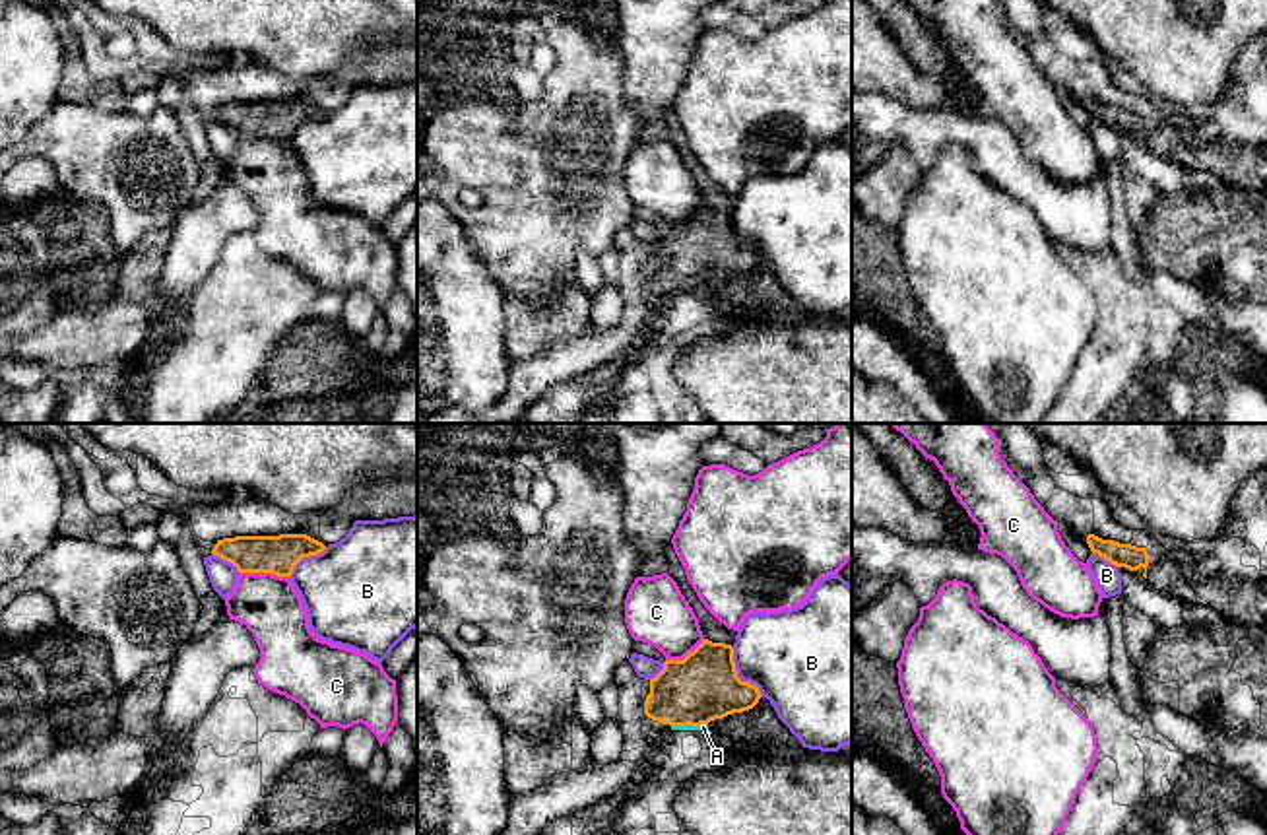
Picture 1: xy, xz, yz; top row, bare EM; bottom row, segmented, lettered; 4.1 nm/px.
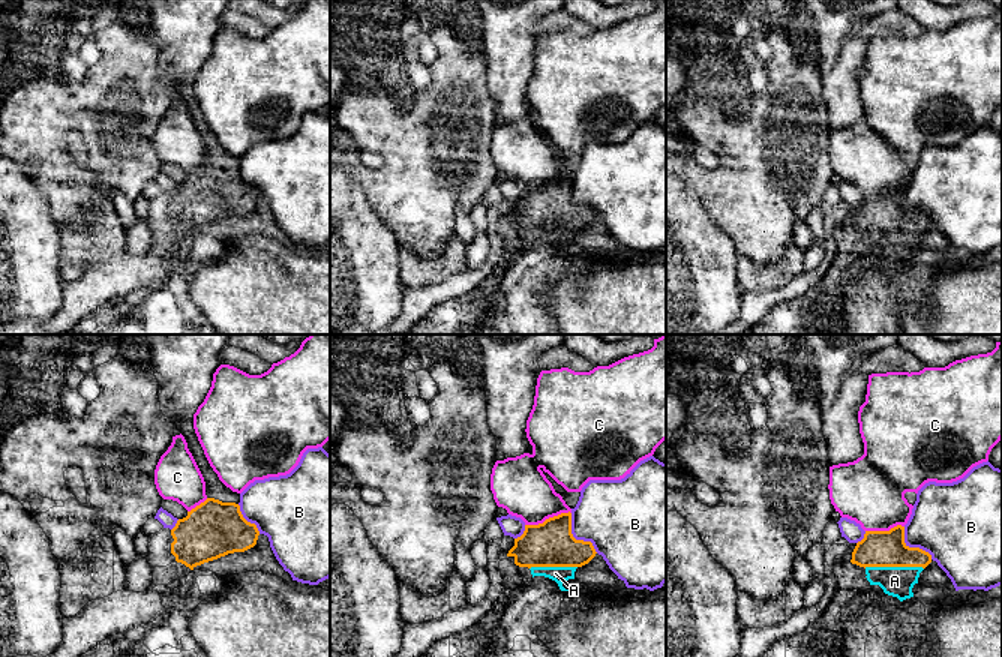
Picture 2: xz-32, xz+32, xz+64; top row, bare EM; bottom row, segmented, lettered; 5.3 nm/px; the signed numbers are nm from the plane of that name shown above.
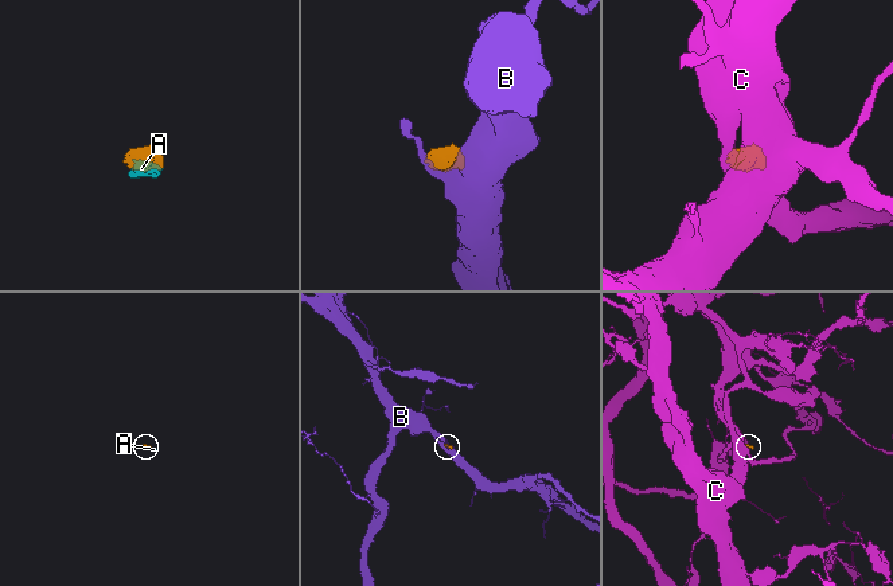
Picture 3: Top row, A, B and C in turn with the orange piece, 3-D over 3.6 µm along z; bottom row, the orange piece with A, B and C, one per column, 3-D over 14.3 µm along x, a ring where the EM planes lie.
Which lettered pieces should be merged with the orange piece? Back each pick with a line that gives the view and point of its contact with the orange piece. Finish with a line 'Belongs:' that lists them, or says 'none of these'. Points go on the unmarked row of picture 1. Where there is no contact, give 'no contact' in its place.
A: meets orange in xz at (689, 288)
Belongs: A

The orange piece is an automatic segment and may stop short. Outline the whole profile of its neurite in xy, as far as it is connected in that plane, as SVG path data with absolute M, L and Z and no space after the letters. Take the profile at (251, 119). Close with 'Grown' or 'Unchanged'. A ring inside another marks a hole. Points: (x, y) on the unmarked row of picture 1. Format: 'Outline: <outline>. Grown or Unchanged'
Outline: M307 99L235 101L217 105L211 118L233 128L239 138L291 142L303 122L318 120L326 111Z. Unchanged

